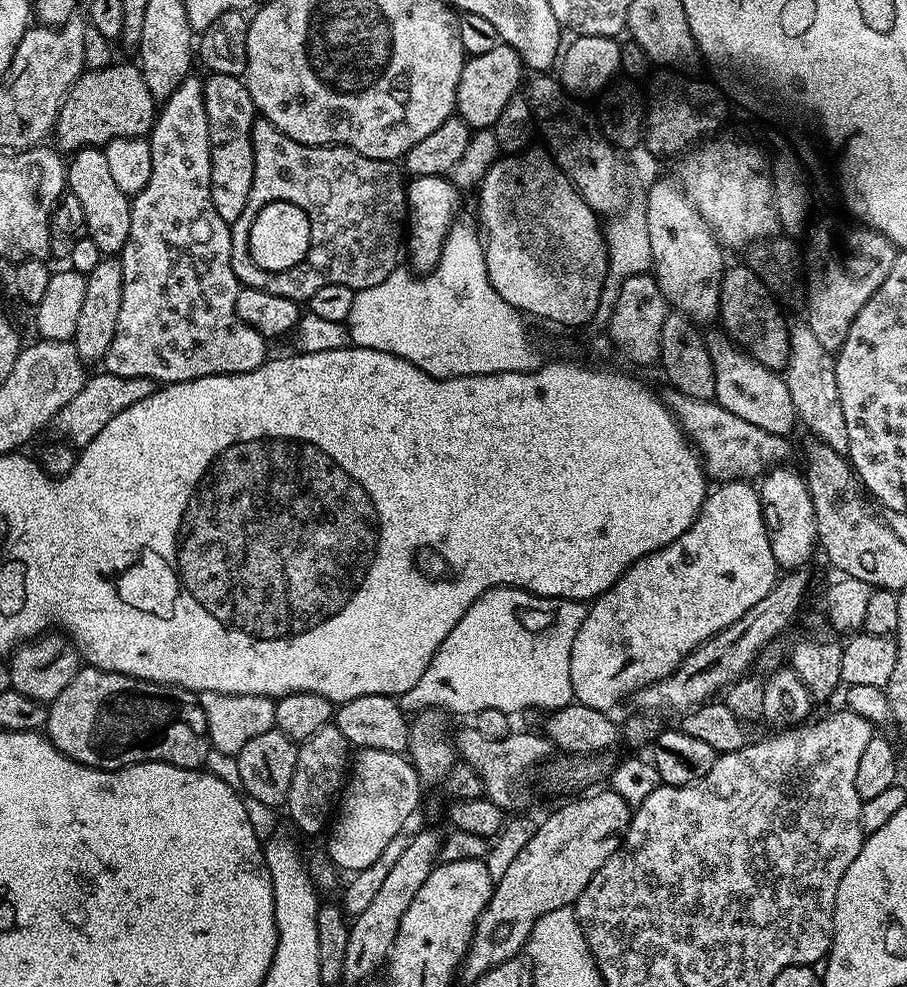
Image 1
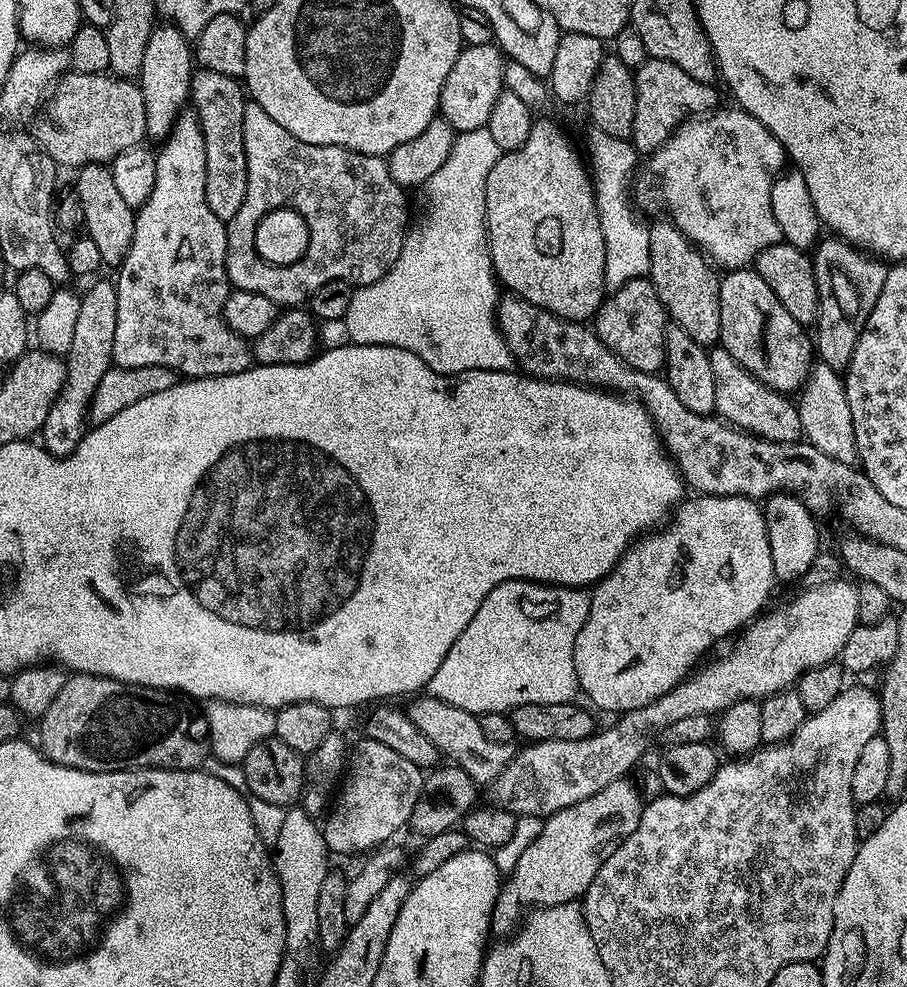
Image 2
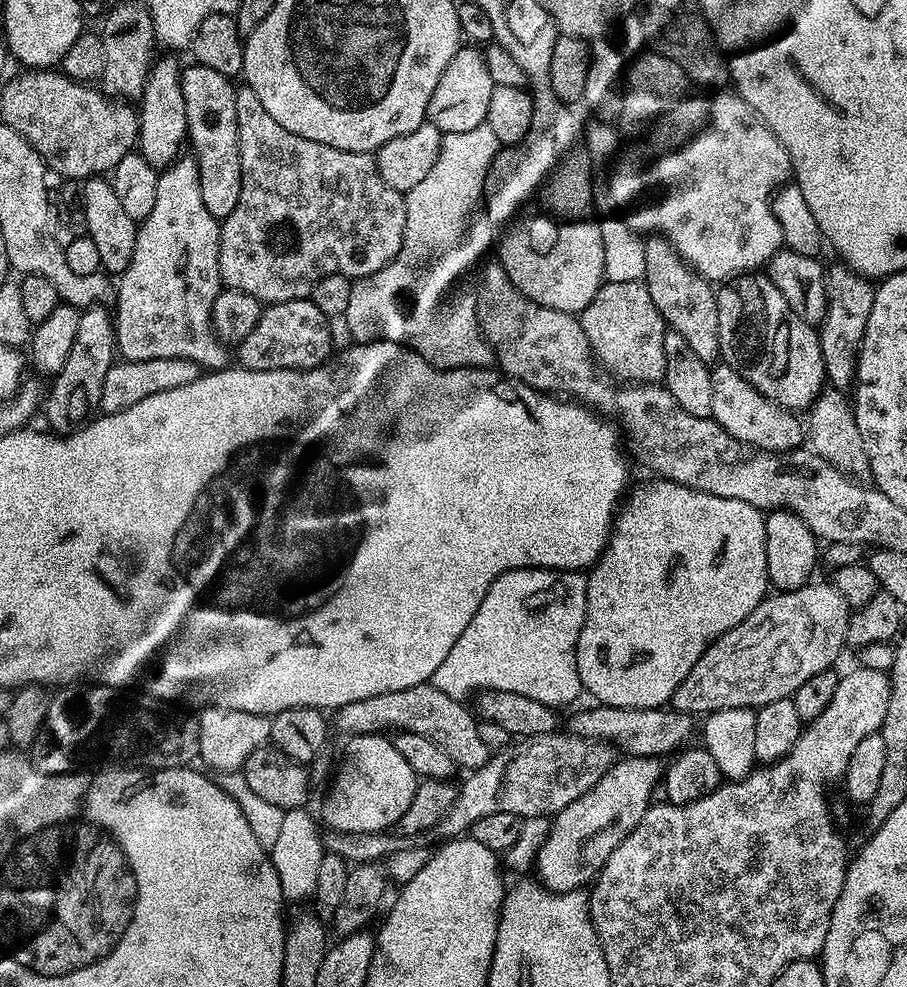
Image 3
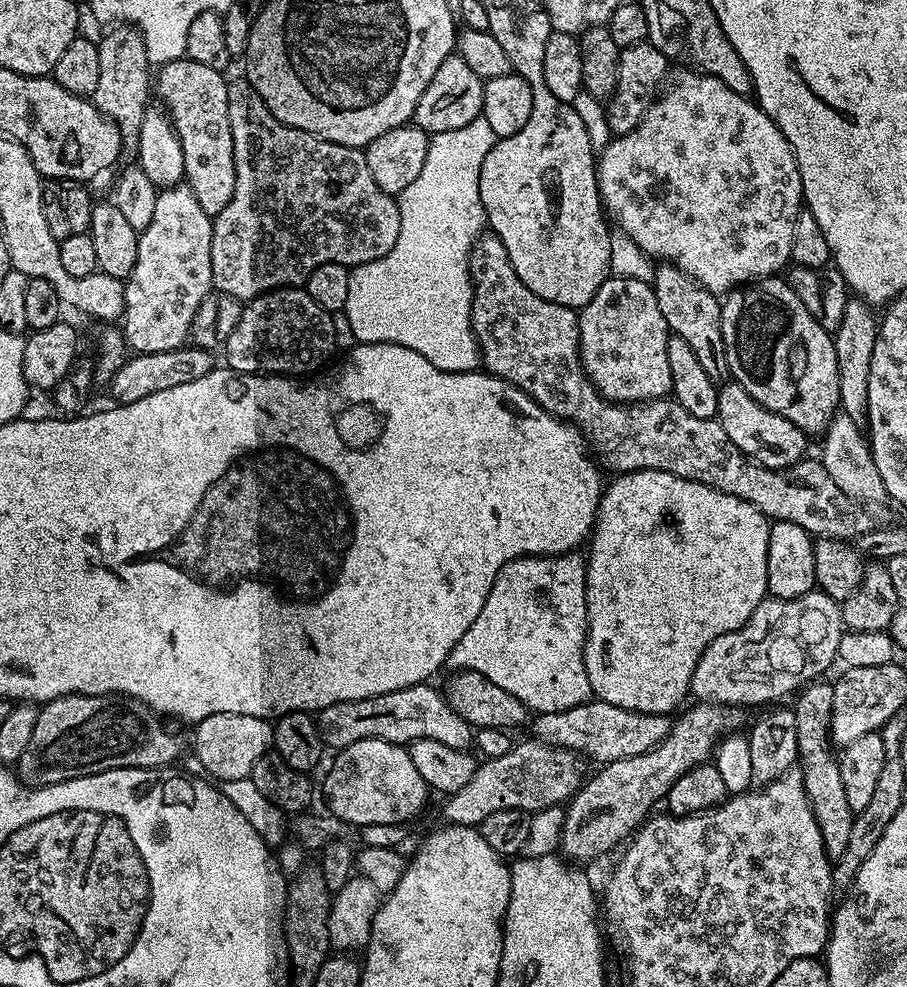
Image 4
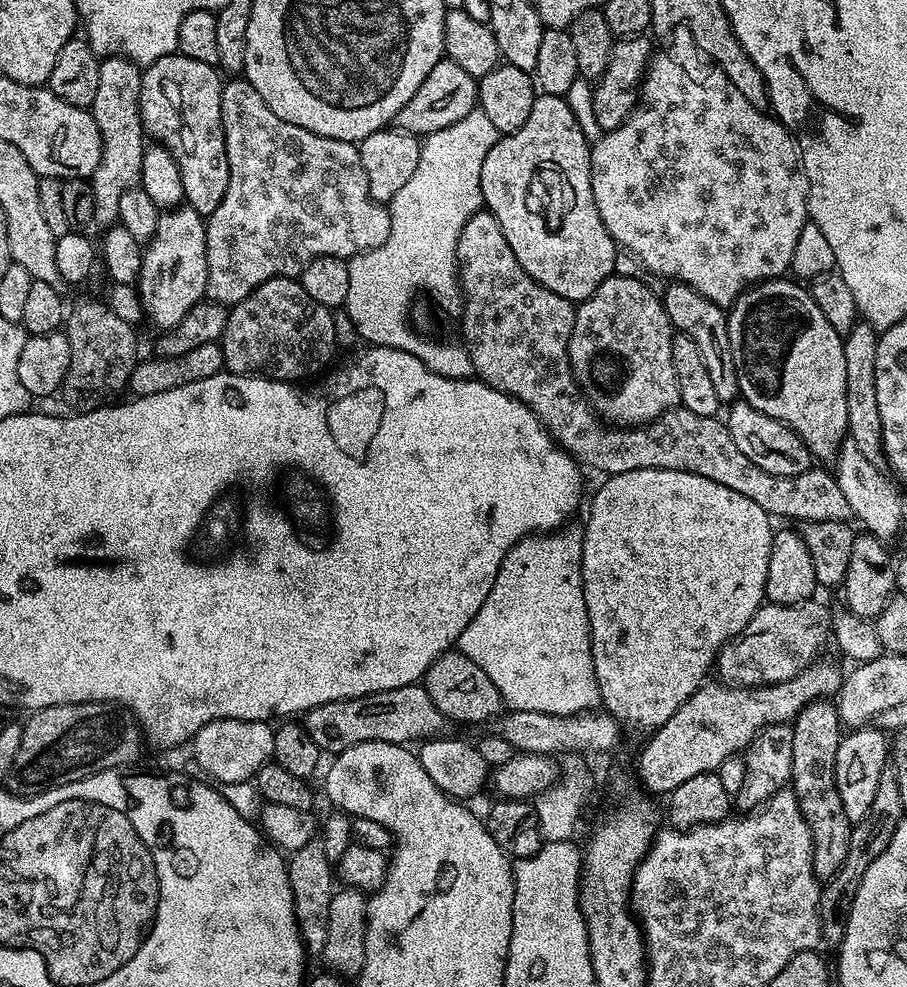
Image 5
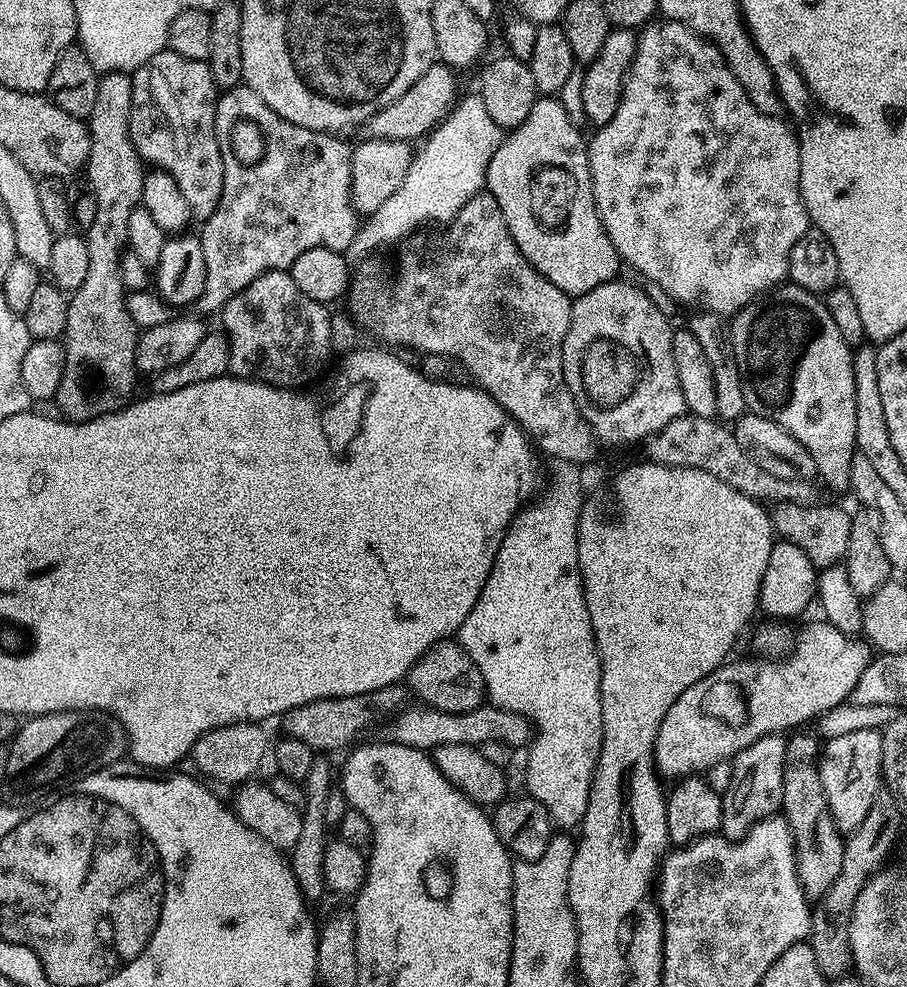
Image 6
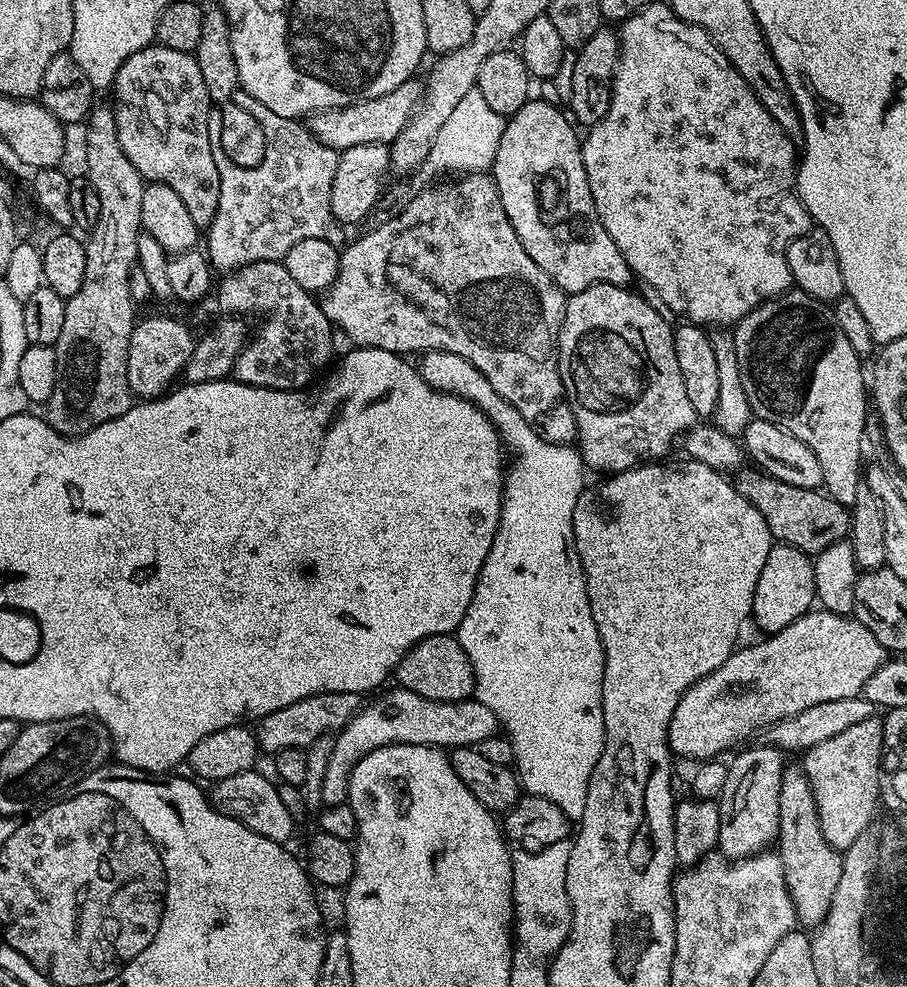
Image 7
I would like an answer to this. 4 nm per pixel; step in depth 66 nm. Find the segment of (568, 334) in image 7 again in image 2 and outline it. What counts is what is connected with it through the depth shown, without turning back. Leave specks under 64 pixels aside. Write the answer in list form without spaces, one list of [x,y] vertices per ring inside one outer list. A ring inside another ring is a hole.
[[[643,278],[626,282],[620,289],[613,291],[601,304],[594,317],[594,331],[597,338],[605,344],[615,356],[643,372],[659,373],[664,366],[664,330],[666,313],[651,279]]]

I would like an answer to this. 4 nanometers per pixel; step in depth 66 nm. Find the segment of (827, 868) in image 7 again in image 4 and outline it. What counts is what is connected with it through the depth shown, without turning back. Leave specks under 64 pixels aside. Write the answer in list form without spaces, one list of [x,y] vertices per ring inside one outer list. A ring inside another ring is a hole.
[[[817,678],[813,680],[811,684],[805,684],[799,692],[795,693],[794,701],[796,700],[796,704],[793,703],[791,709],[794,714],[794,726],[798,729],[798,764],[804,773],[804,793],[810,802],[810,810],[814,810],[814,818],[818,822],[819,829],[822,830],[824,849],[827,850],[829,859],[837,860],[845,853],[846,845],[850,842],[850,831],[853,826],[852,818],[854,813],[850,810],[850,801],[846,799],[846,786],[842,786],[842,770],[840,769],[840,762],[837,753],[834,751],[834,745],[832,742],[832,715],[834,714],[834,690],[836,689],[836,685],[832,682],[827,684],[826,681],[827,679]]]

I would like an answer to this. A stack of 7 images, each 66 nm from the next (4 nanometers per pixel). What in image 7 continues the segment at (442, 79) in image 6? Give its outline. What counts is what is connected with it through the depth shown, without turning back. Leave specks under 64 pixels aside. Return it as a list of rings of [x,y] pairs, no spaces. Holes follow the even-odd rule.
[[[420,78],[407,80],[398,90],[390,90],[382,98],[360,100],[345,108],[331,108],[325,112],[317,112],[311,117],[312,134],[326,146],[343,150],[350,146],[366,146],[367,144],[392,145],[394,138],[402,134],[406,122],[410,122],[412,113],[424,96],[425,81]]]

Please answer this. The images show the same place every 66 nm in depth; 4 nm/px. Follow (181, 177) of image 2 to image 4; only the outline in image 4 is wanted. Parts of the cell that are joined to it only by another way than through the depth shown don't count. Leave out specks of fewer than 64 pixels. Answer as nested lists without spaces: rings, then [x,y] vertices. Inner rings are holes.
[[[181,182],[163,189],[154,202],[150,226],[138,234],[138,256],[134,270],[124,281],[122,331],[125,345],[133,353],[165,352],[185,347],[194,314],[212,287],[210,242],[213,217],[198,206],[198,198]]]

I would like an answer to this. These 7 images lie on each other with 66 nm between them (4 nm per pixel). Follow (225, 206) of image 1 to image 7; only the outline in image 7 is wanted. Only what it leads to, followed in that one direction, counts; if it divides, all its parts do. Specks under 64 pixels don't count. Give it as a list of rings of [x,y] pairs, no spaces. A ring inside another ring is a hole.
[[[159,42],[153,43],[122,62],[116,72],[115,92],[116,133],[122,152],[126,158],[130,158],[130,162],[134,162],[134,170],[138,170],[145,181],[170,186],[170,190],[174,190],[178,198],[186,202],[186,210],[190,210],[190,218],[194,218],[196,224],[211,224],[218,210],[220,193],[218,166],[214,166],[214,150],[210,150],[210,114],[214,105],[206,90],[202,70],[198,70],[195,55],[182,50],[170,50]]]

